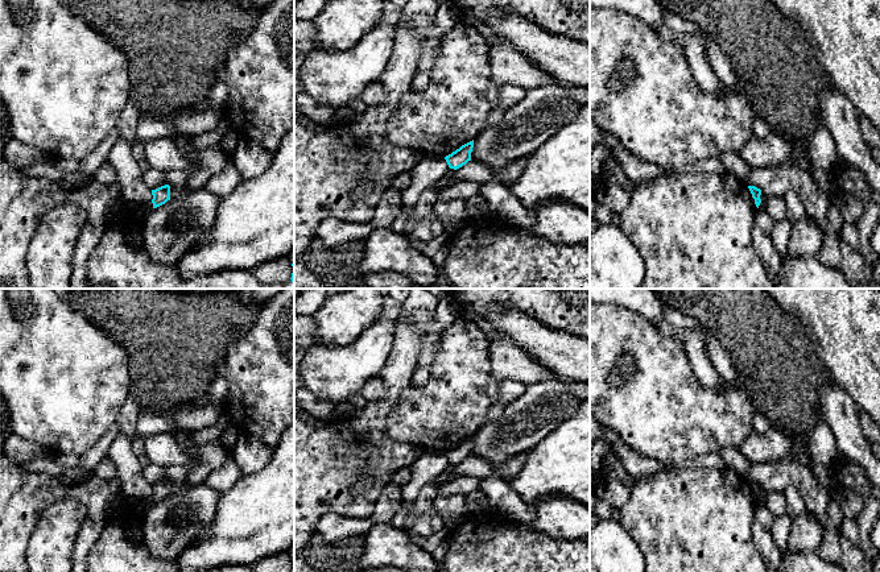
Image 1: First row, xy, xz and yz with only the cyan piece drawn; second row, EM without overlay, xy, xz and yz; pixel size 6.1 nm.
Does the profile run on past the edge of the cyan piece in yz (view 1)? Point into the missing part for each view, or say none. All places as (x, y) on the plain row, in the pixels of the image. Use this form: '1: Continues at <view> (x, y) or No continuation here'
1: No continuation here

